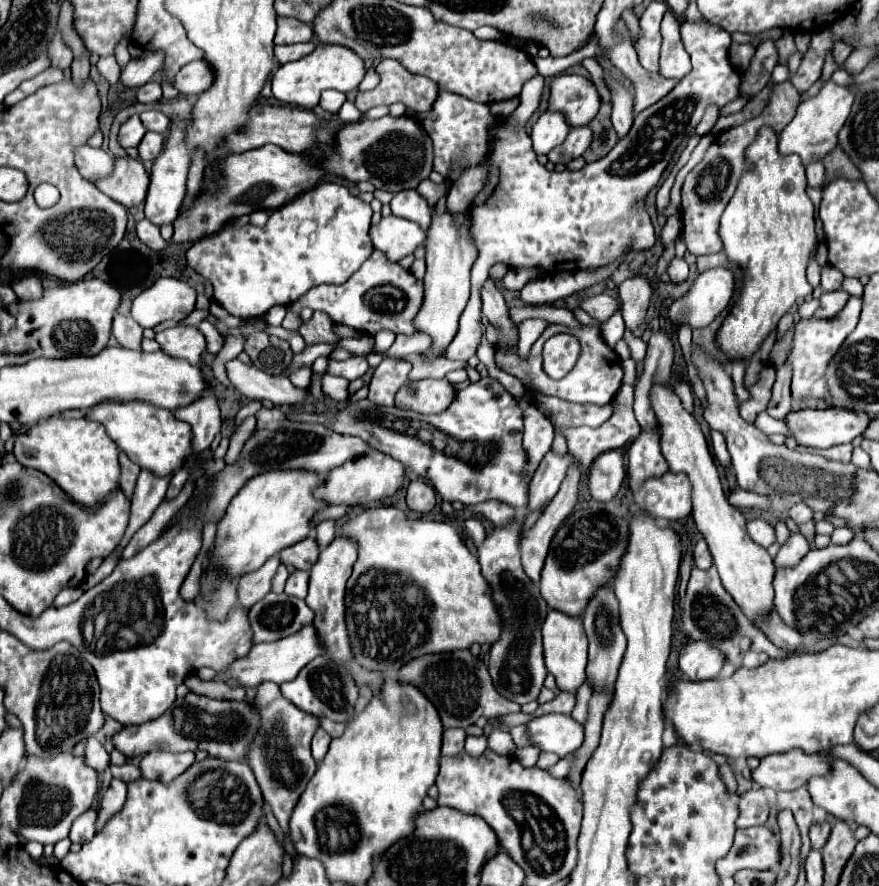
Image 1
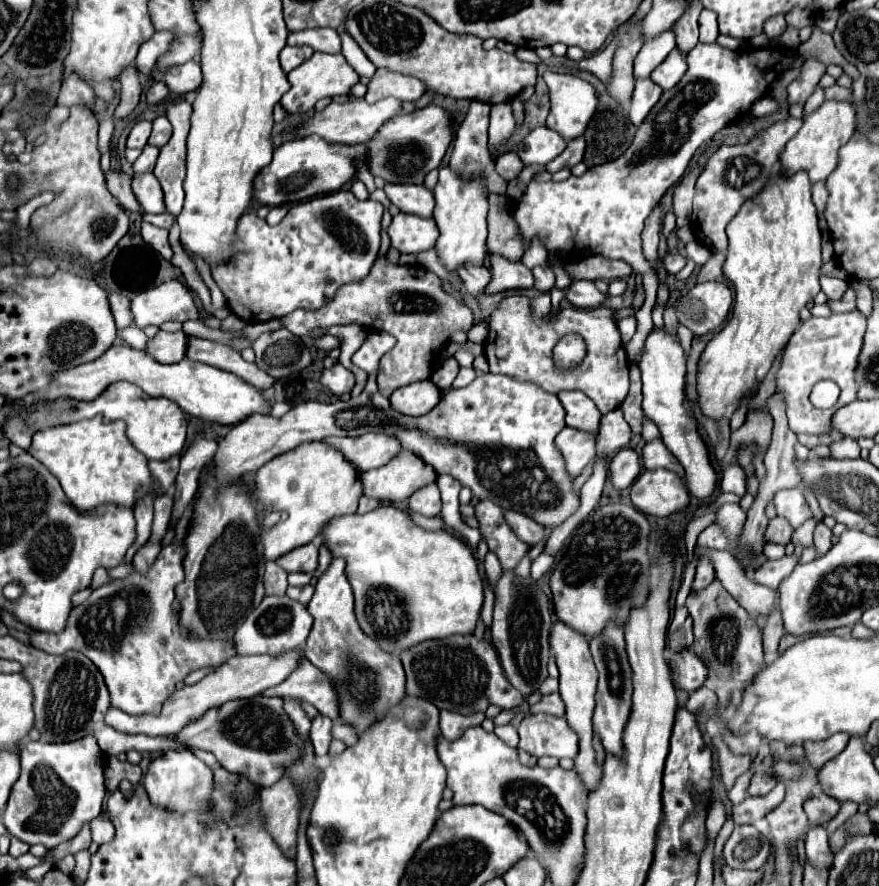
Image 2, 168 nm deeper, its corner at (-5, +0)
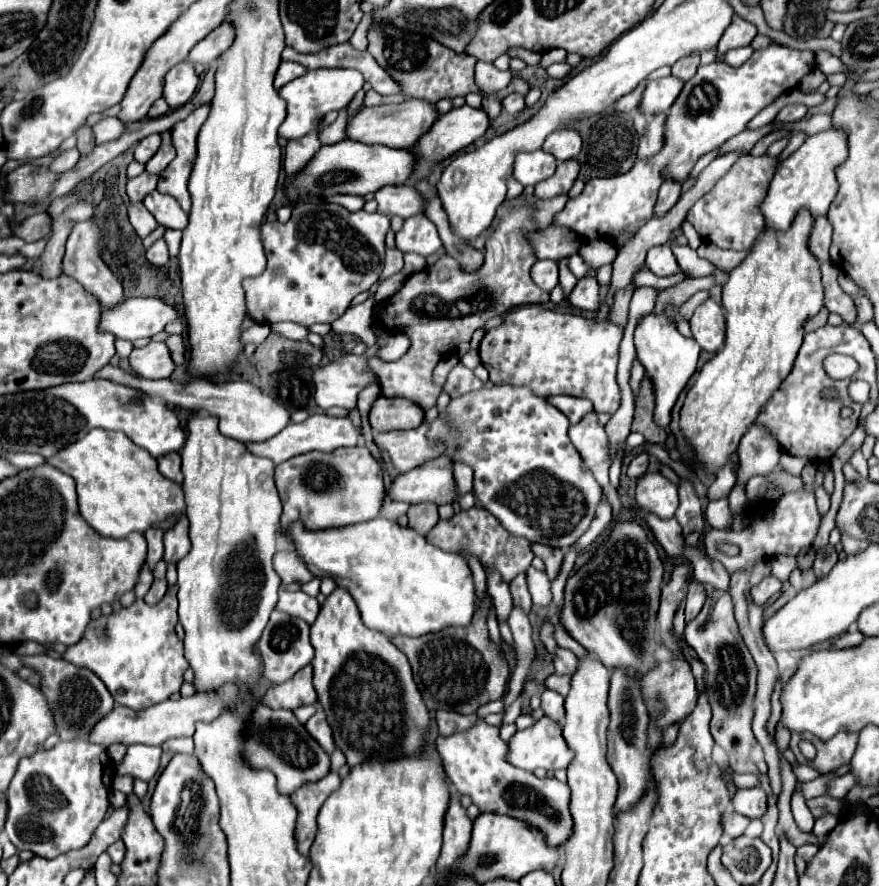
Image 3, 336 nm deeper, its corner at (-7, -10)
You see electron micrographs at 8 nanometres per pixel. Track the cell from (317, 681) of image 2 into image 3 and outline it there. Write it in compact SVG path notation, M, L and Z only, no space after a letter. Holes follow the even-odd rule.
M312 666L300 668L290 680L274 686L262 698L262 704L268 708L288 708L296 710L306 704L318 704L318 694L312 686Z

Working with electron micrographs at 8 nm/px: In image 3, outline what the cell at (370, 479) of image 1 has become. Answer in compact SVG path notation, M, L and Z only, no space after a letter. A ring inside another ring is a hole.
M446 458L426 460L410 472L396 476L386 488L386 498L406 504L452 504L454 496L456 490L452 478L452 464L448 464Z

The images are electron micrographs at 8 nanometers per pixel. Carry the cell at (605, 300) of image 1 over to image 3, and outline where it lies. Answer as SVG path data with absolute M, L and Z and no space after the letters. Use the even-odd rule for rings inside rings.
M582 278L574 286L570 294L570 304L580 308L580 310L590 310L596 312L600 306L600 296L598 296L598 282L596 278Z

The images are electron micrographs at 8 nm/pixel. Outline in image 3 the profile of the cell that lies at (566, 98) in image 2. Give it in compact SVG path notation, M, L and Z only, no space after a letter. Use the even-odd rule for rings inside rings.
M564 126L564 128L552 132L546 138L544 146L542 146L542 150L550 152L558 162L564 162L568 158L576 158L578 152L580 152L580 148L582 148L582 138L570 126Z

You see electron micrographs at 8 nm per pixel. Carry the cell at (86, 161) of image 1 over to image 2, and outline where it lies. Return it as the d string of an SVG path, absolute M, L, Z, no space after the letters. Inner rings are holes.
M108 172L108 174L106 174L108 190L120 200L120 204L122 204L126 210L130 210L130 212L142 214L142 208L140 208L140 204L138 204L138 200L136 200L134 192L132 192L132 188L130 188L130 180L132 180L132 176L126 176L126 174L122 174L122 172Z

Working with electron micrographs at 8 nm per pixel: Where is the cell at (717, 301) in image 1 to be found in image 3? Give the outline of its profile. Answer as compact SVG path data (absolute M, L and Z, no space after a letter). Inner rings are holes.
M706 298L690 318L690 328L694 334L694 340L700 344L702 350L716 352L724 344L726 334L726 318L720 304L716 304L712 298Z

